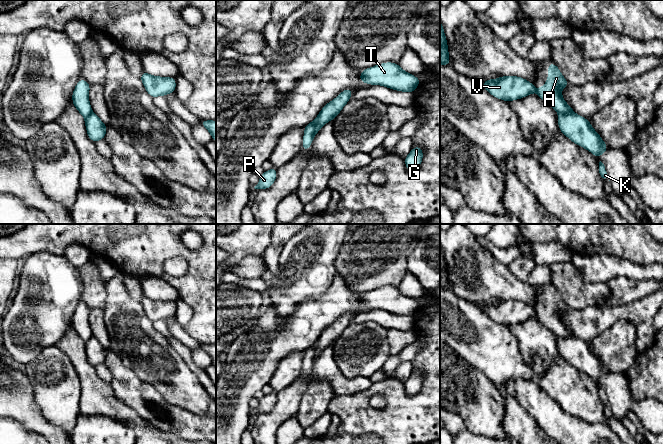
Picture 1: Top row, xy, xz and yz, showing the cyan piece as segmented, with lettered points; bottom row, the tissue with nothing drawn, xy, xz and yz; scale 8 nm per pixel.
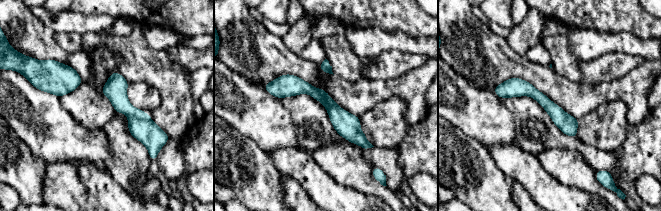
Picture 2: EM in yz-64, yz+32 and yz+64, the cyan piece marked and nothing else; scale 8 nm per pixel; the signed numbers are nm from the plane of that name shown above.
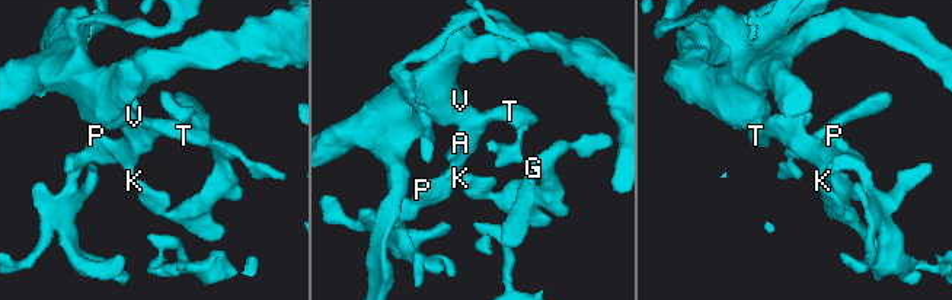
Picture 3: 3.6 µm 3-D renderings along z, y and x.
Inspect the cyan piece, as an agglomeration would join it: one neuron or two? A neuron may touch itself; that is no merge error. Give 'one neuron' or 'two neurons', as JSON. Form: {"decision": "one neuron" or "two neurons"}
{"decision": "two neurons"}

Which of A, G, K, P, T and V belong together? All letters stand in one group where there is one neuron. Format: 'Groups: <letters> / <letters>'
Groups: A / G K P T V

